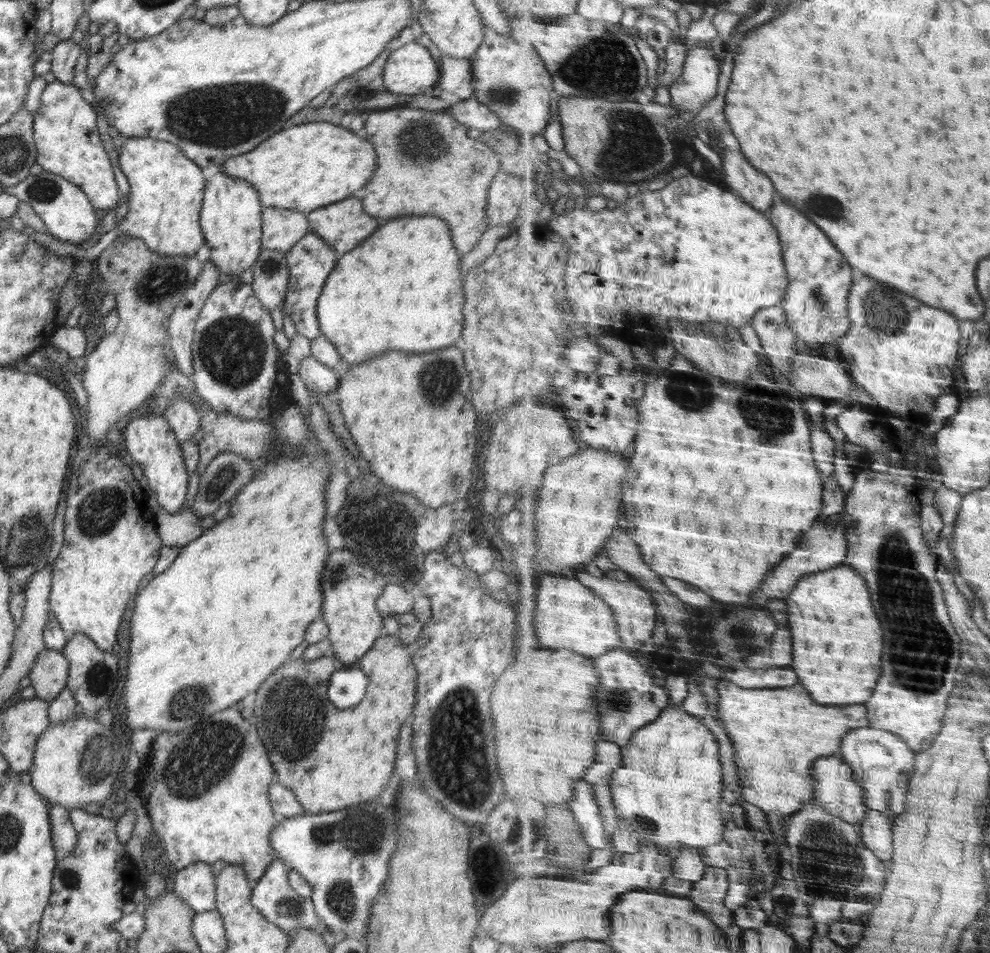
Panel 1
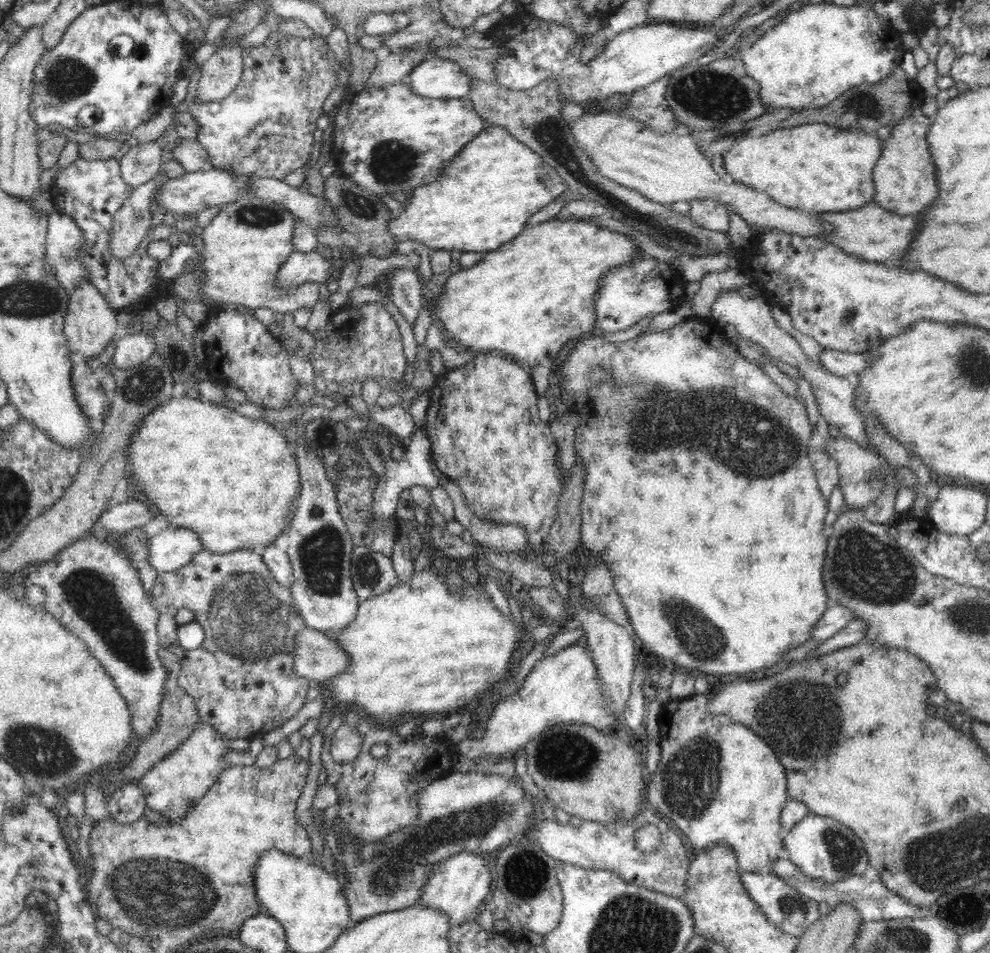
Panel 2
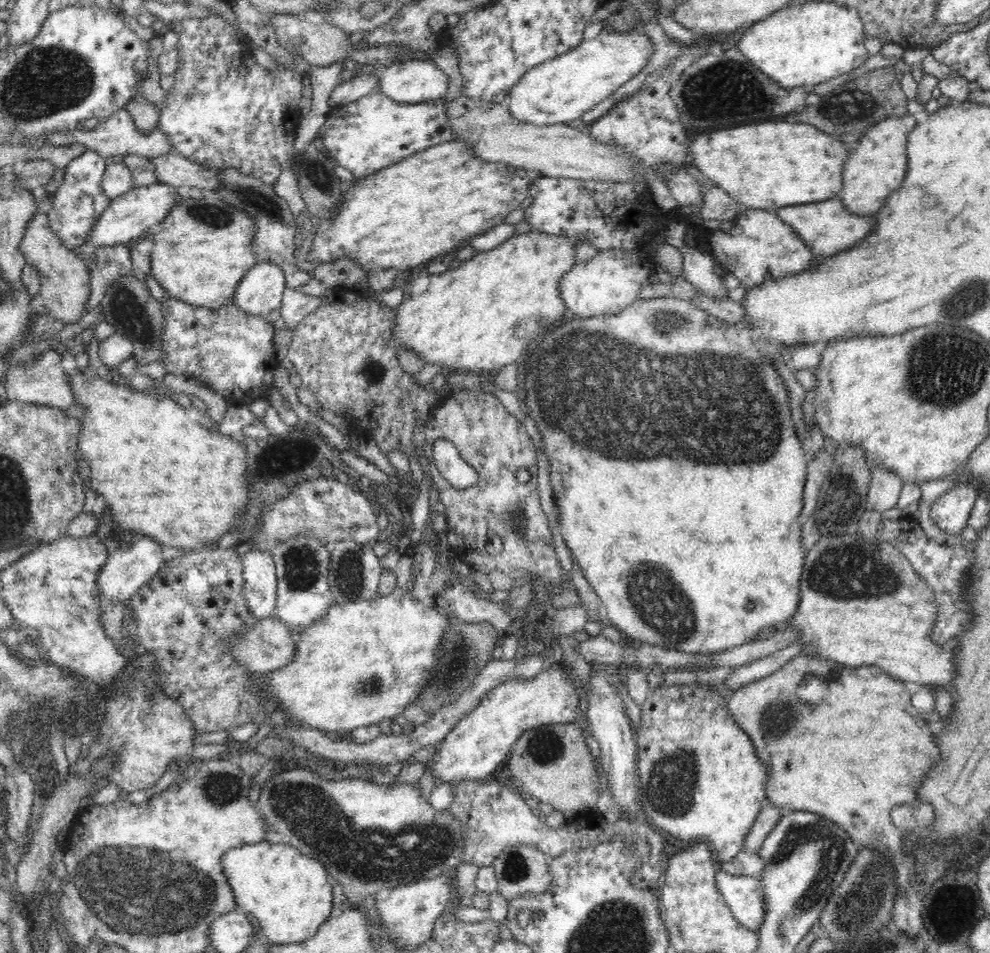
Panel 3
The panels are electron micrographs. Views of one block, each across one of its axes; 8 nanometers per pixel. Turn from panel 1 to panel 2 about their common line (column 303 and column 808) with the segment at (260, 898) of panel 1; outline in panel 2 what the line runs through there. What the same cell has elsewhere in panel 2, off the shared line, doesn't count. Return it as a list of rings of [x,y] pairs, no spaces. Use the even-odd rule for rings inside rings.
[[[741,871],[740,879],[750,893],[750,897],[762,907],[764,915],[768,917],[770,923],[780,927],[782,931],[789,935],[800,936],[804,934],[808,927],[817,921],[821,915],[818,911],[818,903],[806,895],[803,895],[798,889],[788,885],[784,879],[778,877],[776,873],[761,871],[758,873]]]

